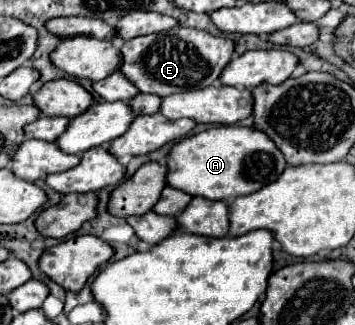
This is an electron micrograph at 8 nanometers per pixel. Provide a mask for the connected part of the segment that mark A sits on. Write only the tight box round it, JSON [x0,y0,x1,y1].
[167,125,287,201]

